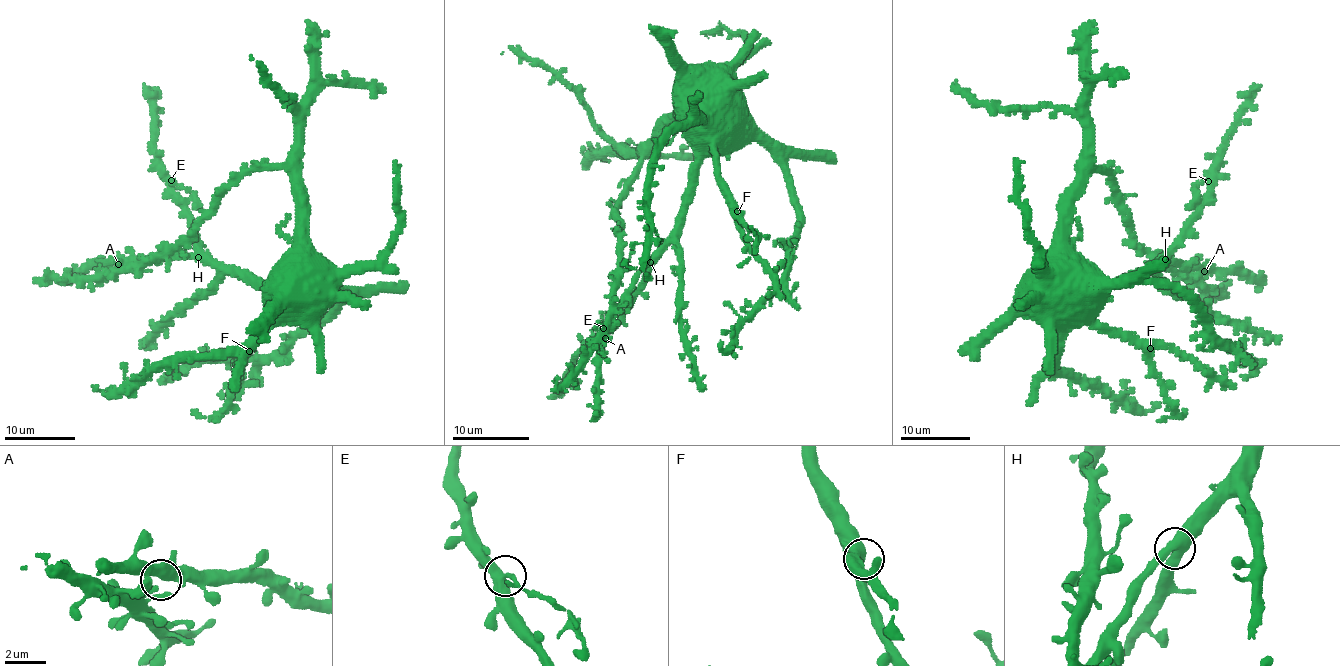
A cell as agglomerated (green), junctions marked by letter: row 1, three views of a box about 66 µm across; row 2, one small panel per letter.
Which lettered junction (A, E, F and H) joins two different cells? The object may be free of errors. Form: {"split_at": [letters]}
{"split_at": ["E"]}

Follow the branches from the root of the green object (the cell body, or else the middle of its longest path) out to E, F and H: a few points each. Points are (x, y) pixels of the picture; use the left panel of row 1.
E: (281, 289), (229, 275), (200, 250), (171, 180)
F: (281, 289), (279, 309), (252, 332), (248, 341), (249, 351)
H: (281, 289), (267, 284), (259, 286), (226, 274), (198, 257)

